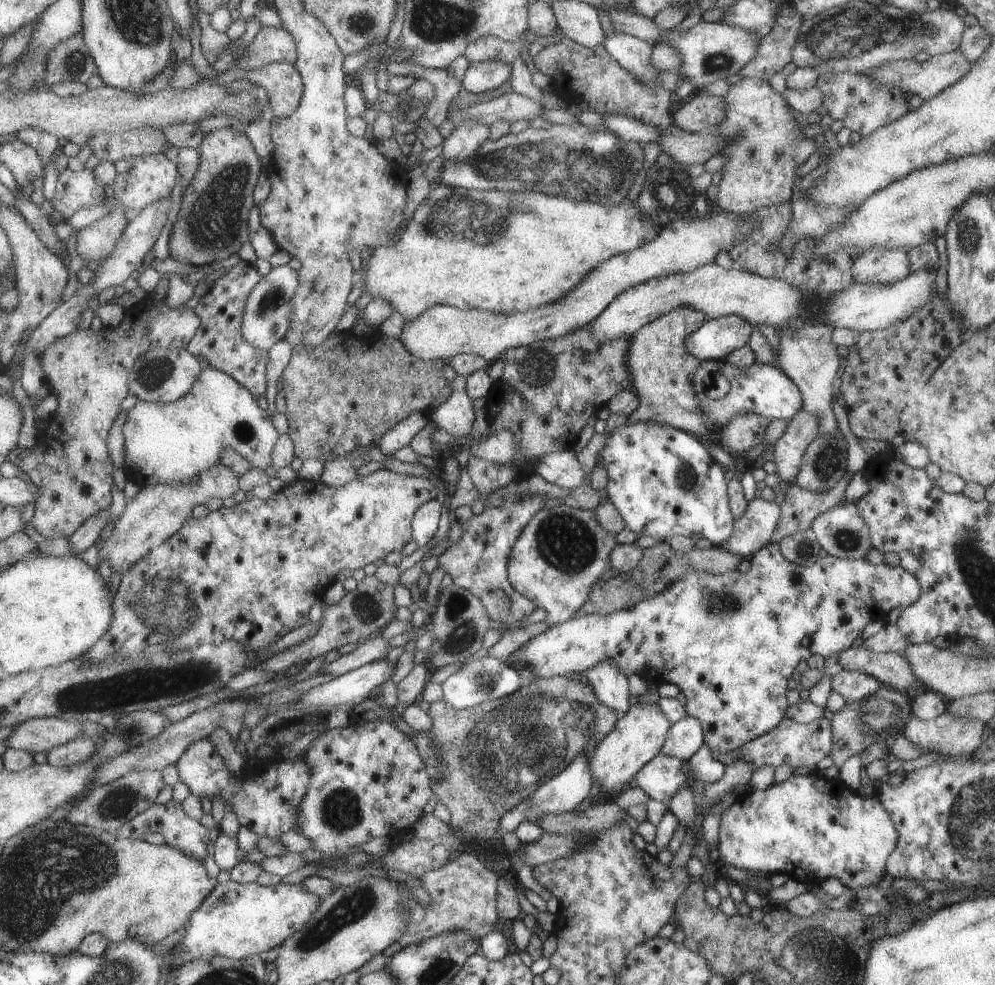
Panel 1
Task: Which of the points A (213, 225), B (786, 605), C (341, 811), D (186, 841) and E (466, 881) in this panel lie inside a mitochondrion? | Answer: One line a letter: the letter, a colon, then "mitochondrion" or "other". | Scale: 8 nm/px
A: mitochondrion
B: other
C: mitochondrion
D: other
E: other

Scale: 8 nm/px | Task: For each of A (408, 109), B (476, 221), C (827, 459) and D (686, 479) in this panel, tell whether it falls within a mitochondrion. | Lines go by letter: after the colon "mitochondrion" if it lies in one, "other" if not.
A: other
B: mitochondrion
C: mitochondrion
D: mitochondrion

